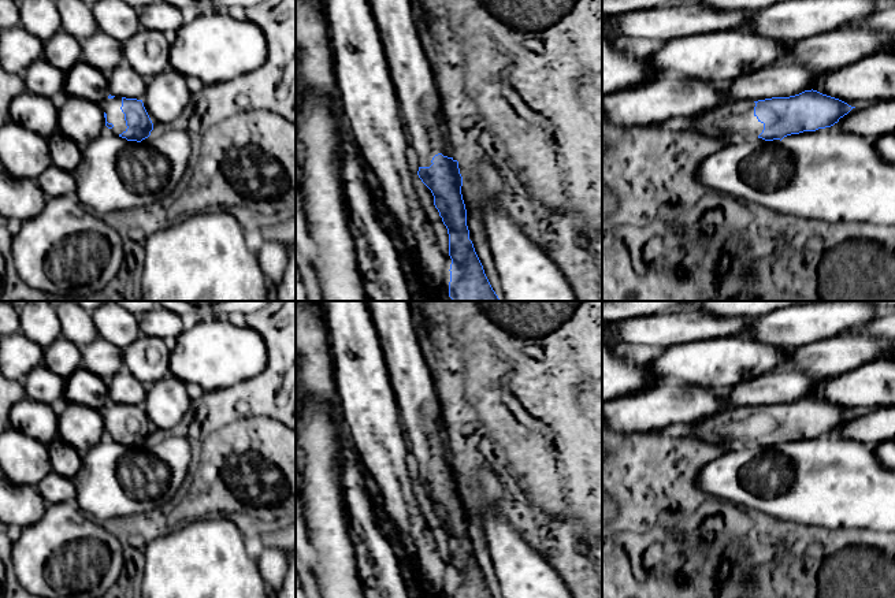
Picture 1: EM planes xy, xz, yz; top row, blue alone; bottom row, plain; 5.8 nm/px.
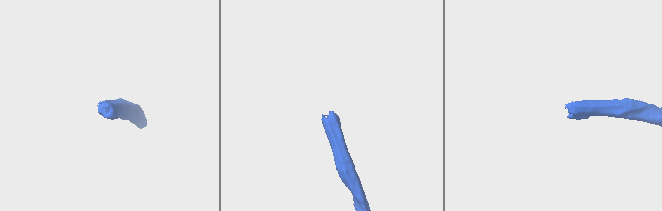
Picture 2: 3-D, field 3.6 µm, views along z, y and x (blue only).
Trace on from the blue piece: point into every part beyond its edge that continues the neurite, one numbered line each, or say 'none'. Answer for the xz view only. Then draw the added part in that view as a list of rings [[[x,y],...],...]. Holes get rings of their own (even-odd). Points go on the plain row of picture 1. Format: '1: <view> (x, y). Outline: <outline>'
1: xz (409, 376). Outline: [[[367,301],[367,304],[385,354],[411,454],[417,461],[419,473],[430,473],[432,464],[438,461],[441,409],[432,376],[413,328],[411,301]]]

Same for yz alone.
1: yz (715, 428). Outline: [[[731,406],[691,426],[690,435],[710,443],[728,442],[732,446],[744,442],[758,445],[764,430],[758,426],[747,435],[736,434],[739,424],[754,423],[755,409],[750,406]]]

